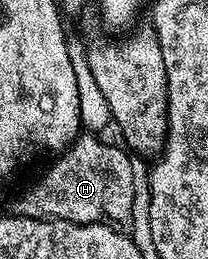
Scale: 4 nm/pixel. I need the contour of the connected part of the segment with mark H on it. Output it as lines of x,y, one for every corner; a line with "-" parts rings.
81,134
54,160
57,161
42,174
41,181
22,194
16,208
20,215
36,220
70,220
76,224
131,224
134,161
124,147
103,142
97,134

